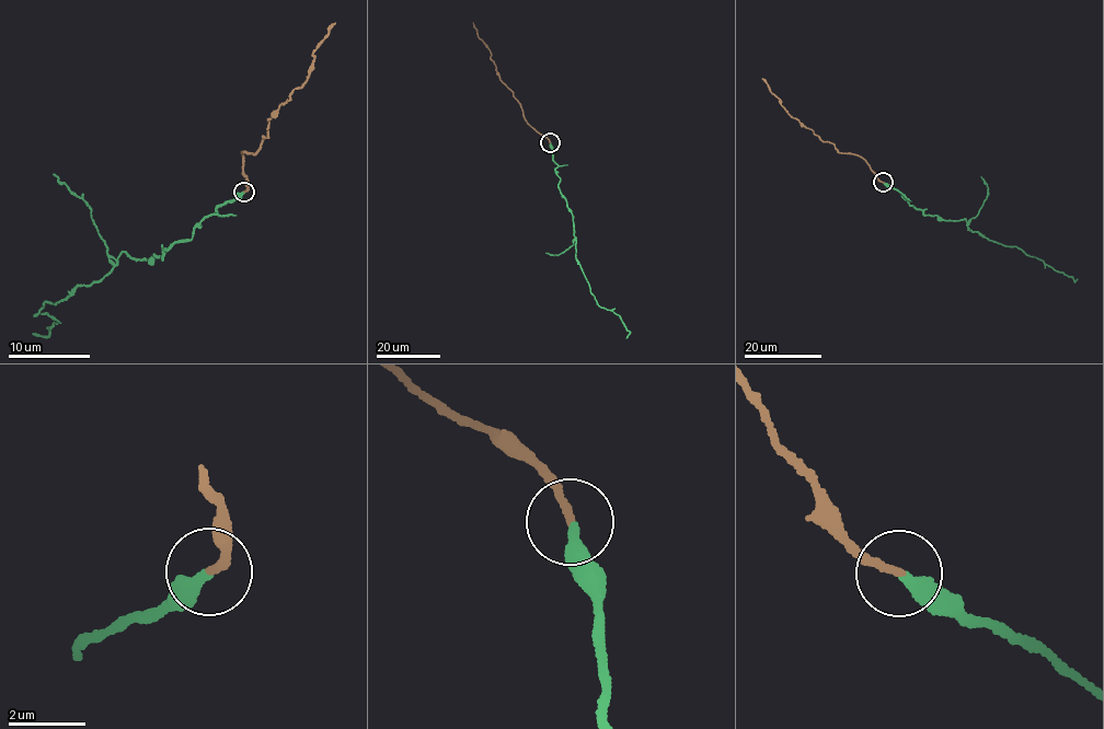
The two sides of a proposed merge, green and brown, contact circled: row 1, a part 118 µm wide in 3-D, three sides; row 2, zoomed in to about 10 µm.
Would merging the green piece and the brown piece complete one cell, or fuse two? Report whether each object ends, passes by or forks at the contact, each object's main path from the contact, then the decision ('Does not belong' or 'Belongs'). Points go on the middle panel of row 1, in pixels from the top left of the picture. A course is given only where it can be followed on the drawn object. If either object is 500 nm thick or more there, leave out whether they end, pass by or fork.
At the ring green ends. At the ring brown ends. Course of green: (550, 142), (560, 178), (558, 186), (573, 215), (577, 263), (597, 304), (620, 316), (630, 333), (625, 337). Course of brown: (550, 142), (528, 124), (472, 22). Does not belong

